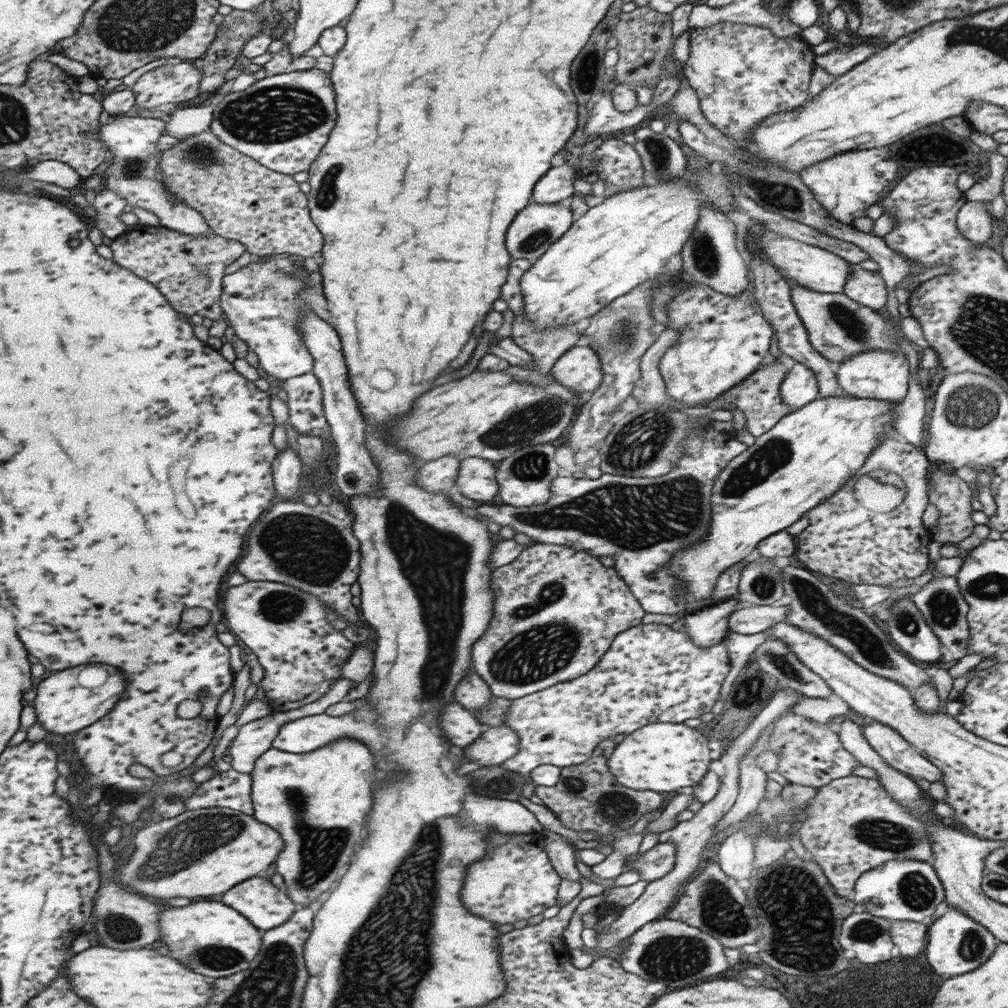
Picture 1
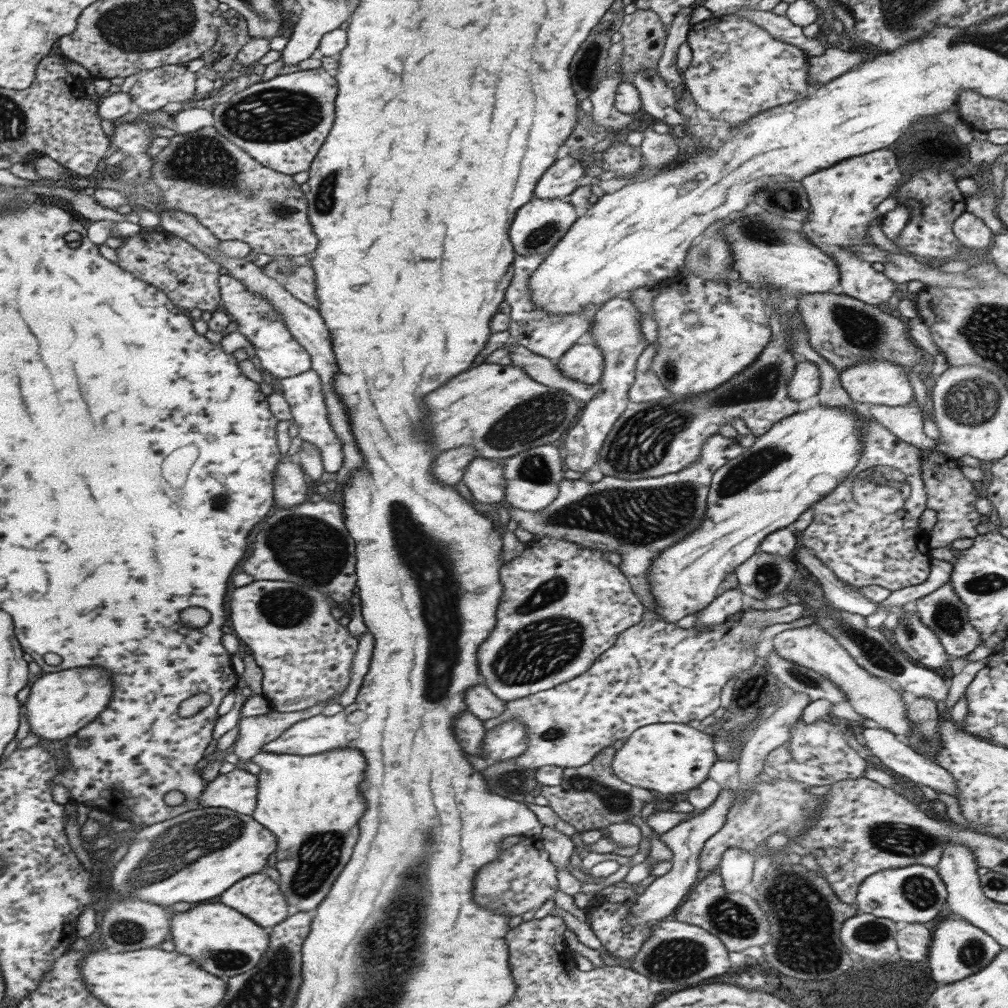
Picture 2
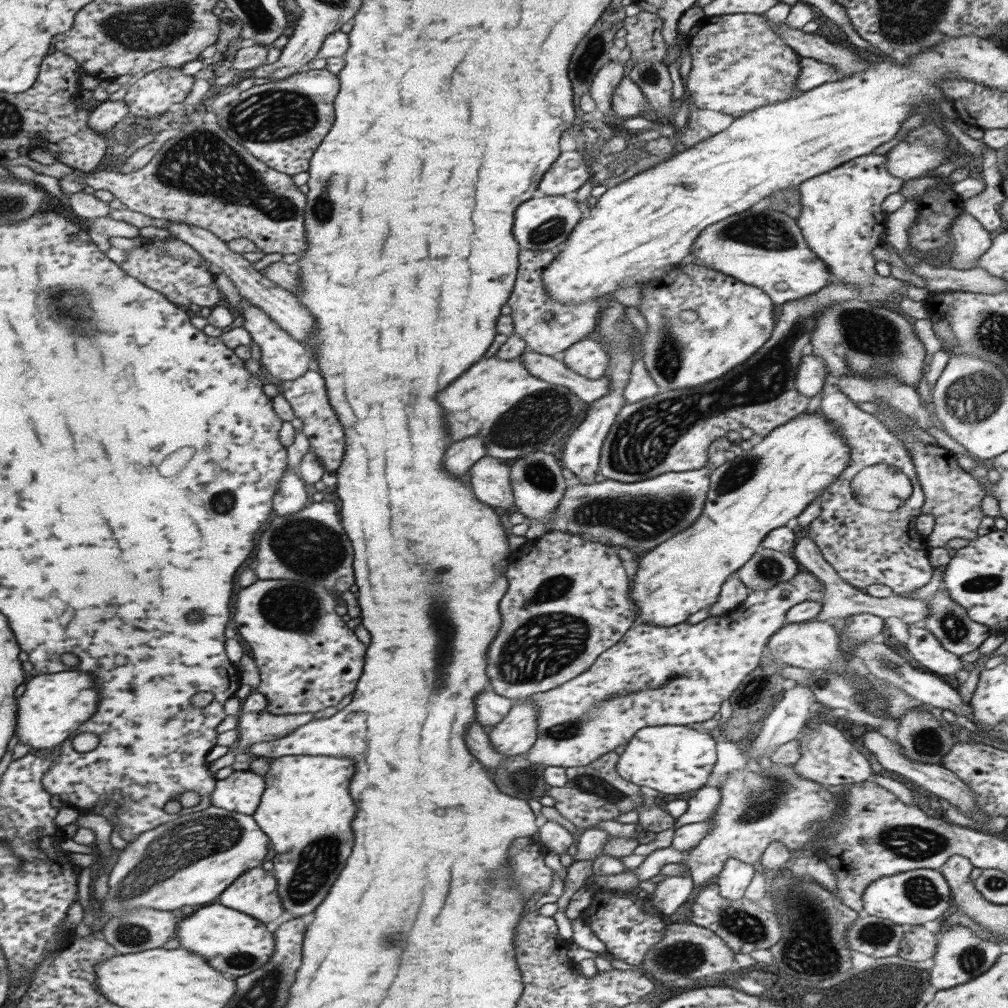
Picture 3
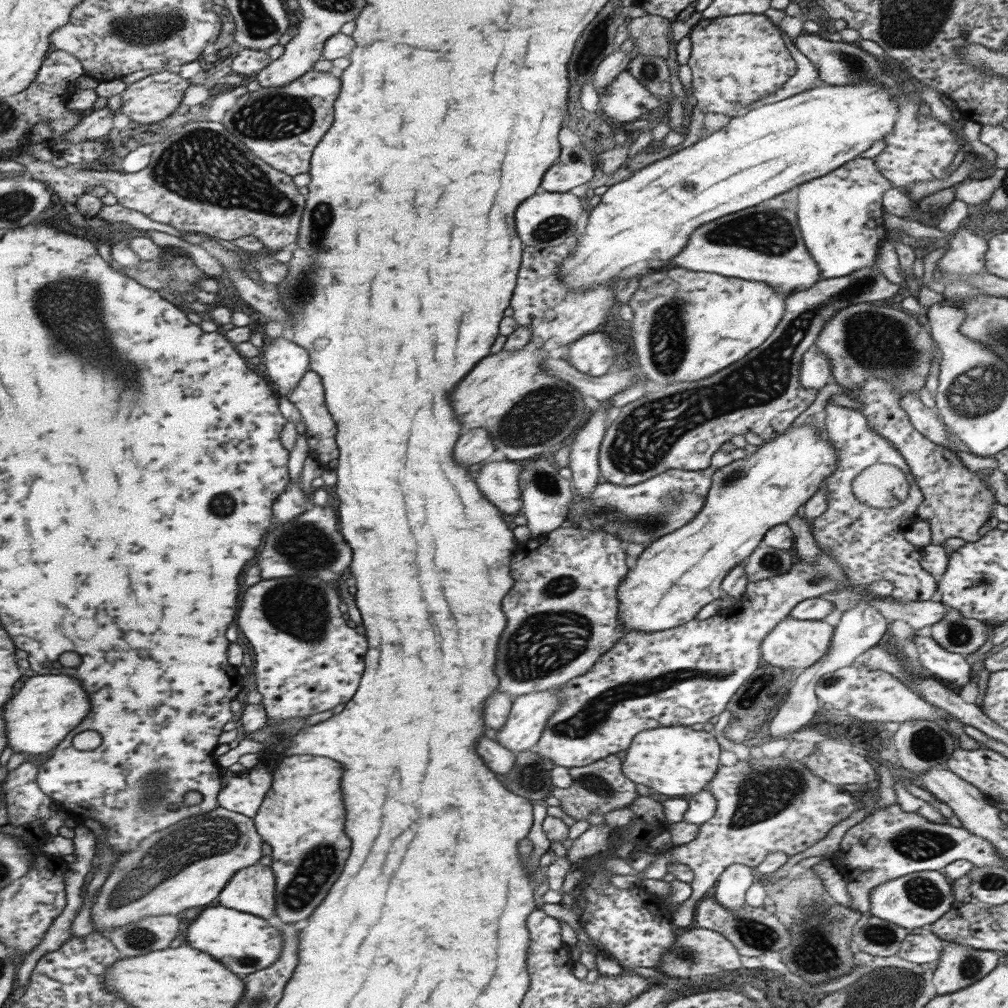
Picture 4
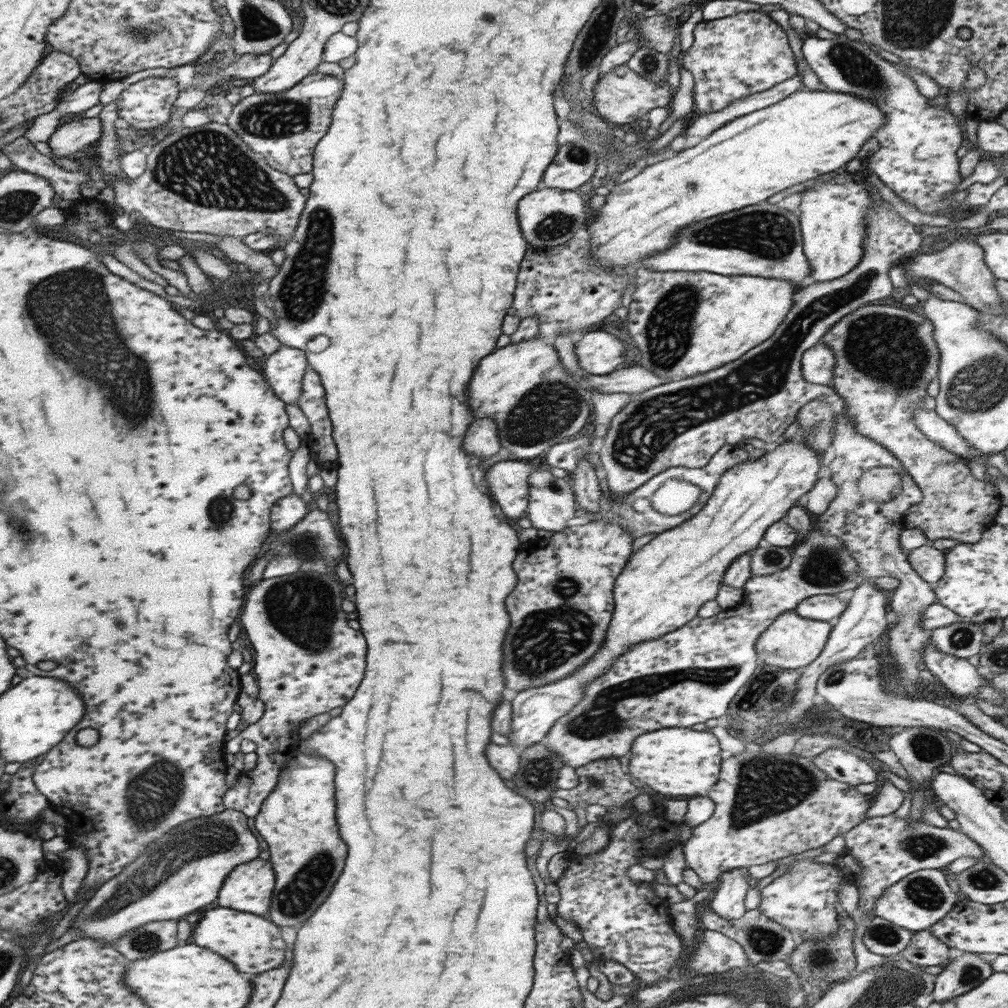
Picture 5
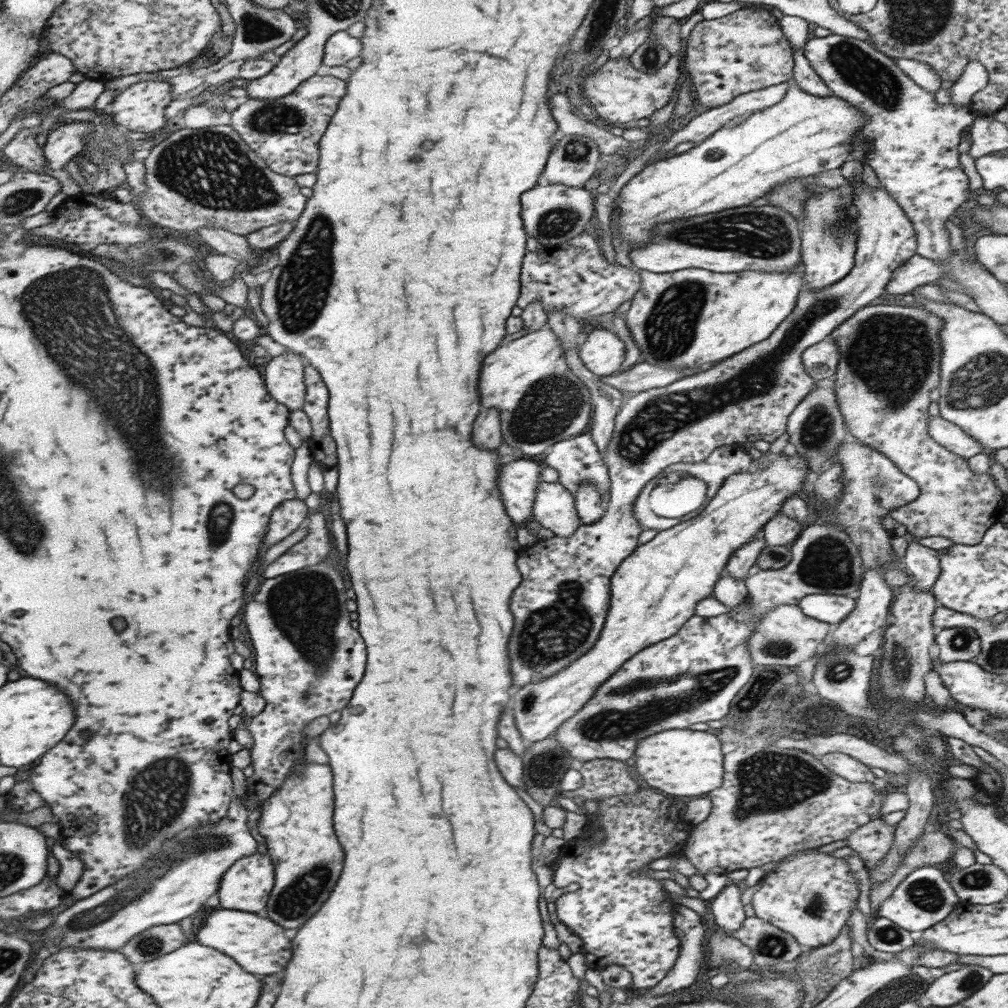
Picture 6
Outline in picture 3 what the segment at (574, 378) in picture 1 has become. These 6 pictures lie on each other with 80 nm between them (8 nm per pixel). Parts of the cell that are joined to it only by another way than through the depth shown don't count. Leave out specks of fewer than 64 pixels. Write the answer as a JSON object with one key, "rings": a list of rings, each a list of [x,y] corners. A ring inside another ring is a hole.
{"rings":[[[593,334],[568,346],[563,353],[564,365],[589,380],[605,375],[609,359],[606,349]]]}

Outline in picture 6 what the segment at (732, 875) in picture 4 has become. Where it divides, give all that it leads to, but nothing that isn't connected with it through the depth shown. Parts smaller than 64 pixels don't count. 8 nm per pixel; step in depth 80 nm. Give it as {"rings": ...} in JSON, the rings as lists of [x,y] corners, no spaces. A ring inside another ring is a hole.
{"rings":[[[733,883],[725,886],[717,893],[709,904],[709,912],[713,916],[713,922],[722,928],[724,935],[728,936],[729,931],[737,930],[743,915],[741,905],[741,884]]]}

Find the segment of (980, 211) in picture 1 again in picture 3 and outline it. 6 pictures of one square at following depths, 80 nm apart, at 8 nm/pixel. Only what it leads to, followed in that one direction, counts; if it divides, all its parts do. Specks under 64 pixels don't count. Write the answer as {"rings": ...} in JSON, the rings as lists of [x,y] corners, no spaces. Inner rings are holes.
{"rings":[[[961,213],[950,228],[953,241],[951,264],[957,270],[970,269],[990,245],[992,234],[987,232],[970,214]]]}

